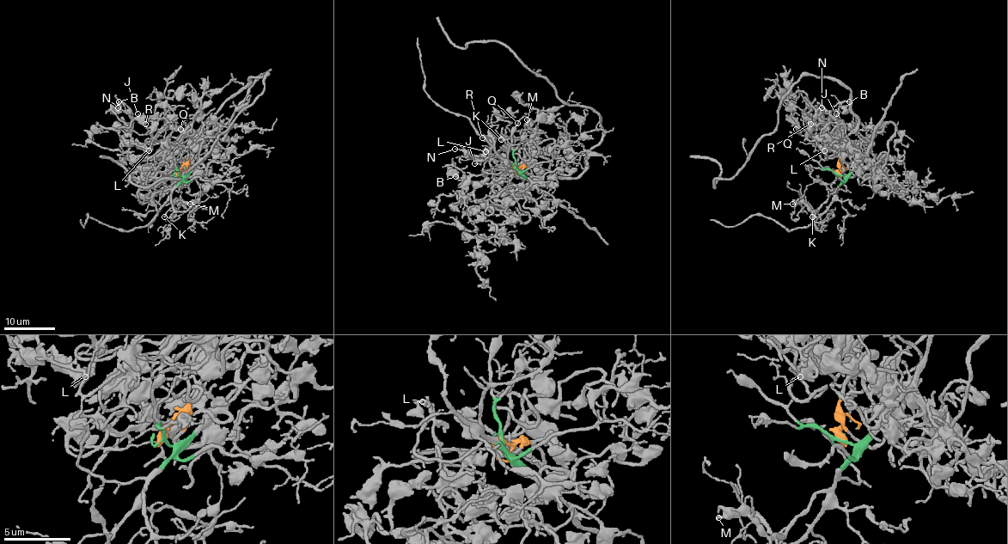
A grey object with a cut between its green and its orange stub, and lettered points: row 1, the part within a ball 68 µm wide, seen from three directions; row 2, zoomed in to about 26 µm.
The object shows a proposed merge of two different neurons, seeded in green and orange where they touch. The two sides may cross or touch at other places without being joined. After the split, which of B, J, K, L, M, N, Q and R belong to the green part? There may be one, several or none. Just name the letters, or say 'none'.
K, M

